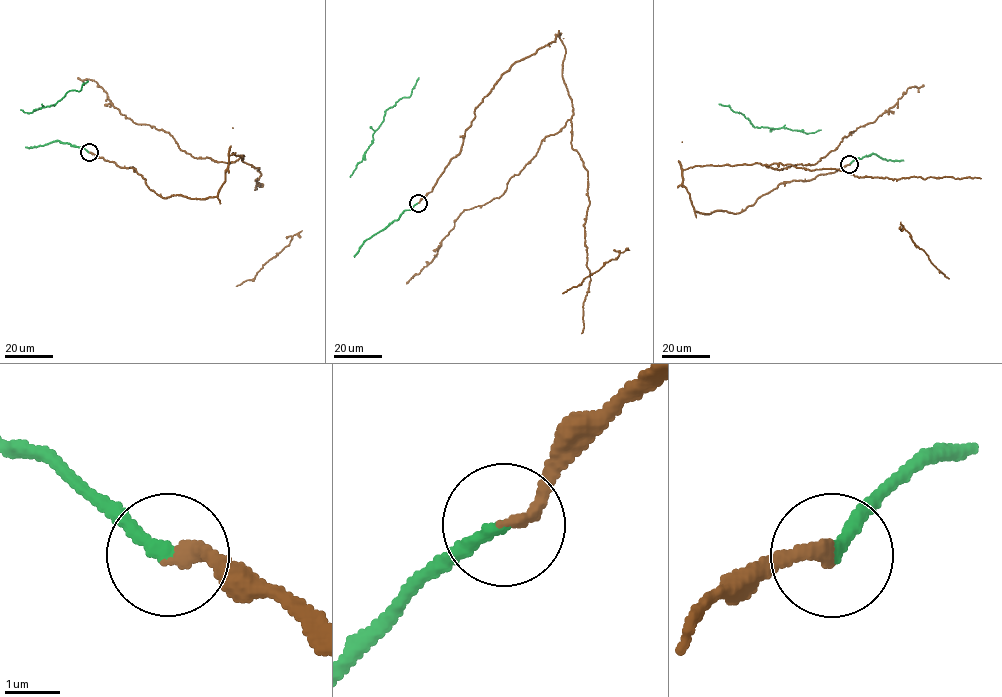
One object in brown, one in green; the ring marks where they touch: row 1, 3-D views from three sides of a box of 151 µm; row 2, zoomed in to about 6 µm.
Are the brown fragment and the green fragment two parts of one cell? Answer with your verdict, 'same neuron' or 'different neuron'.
same neuron

